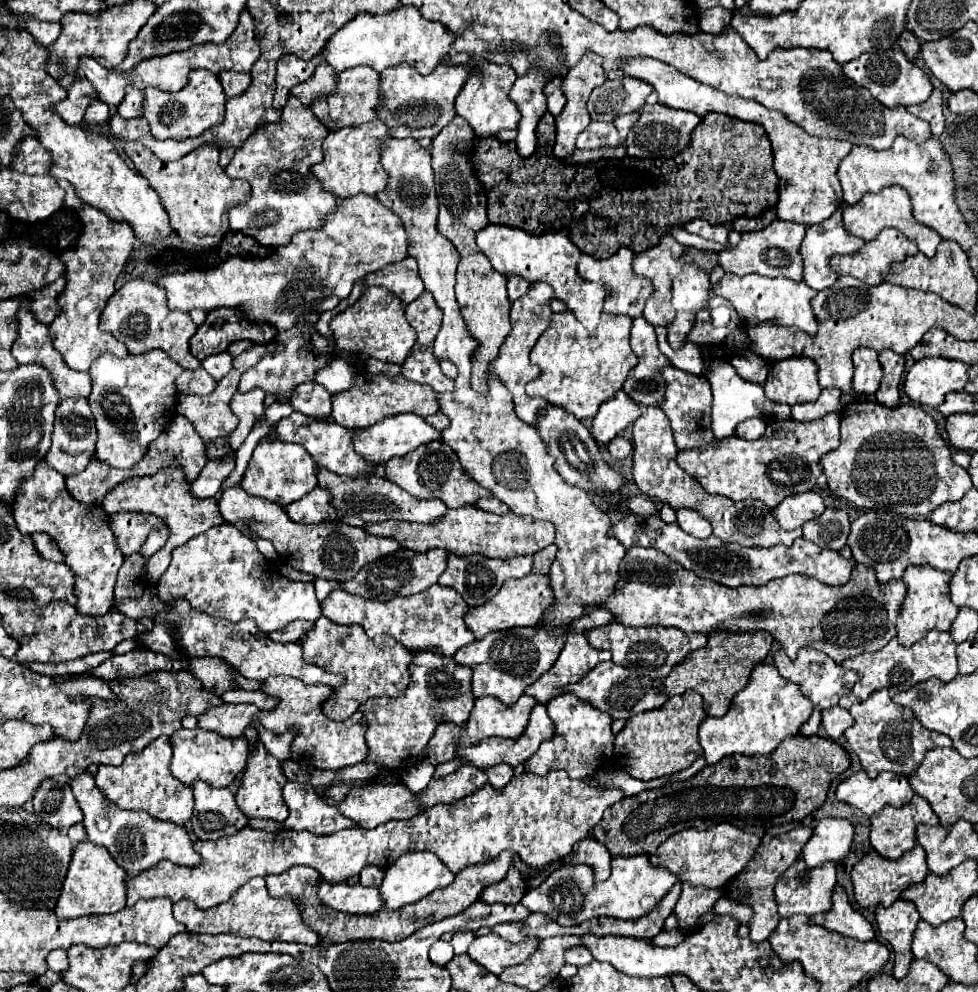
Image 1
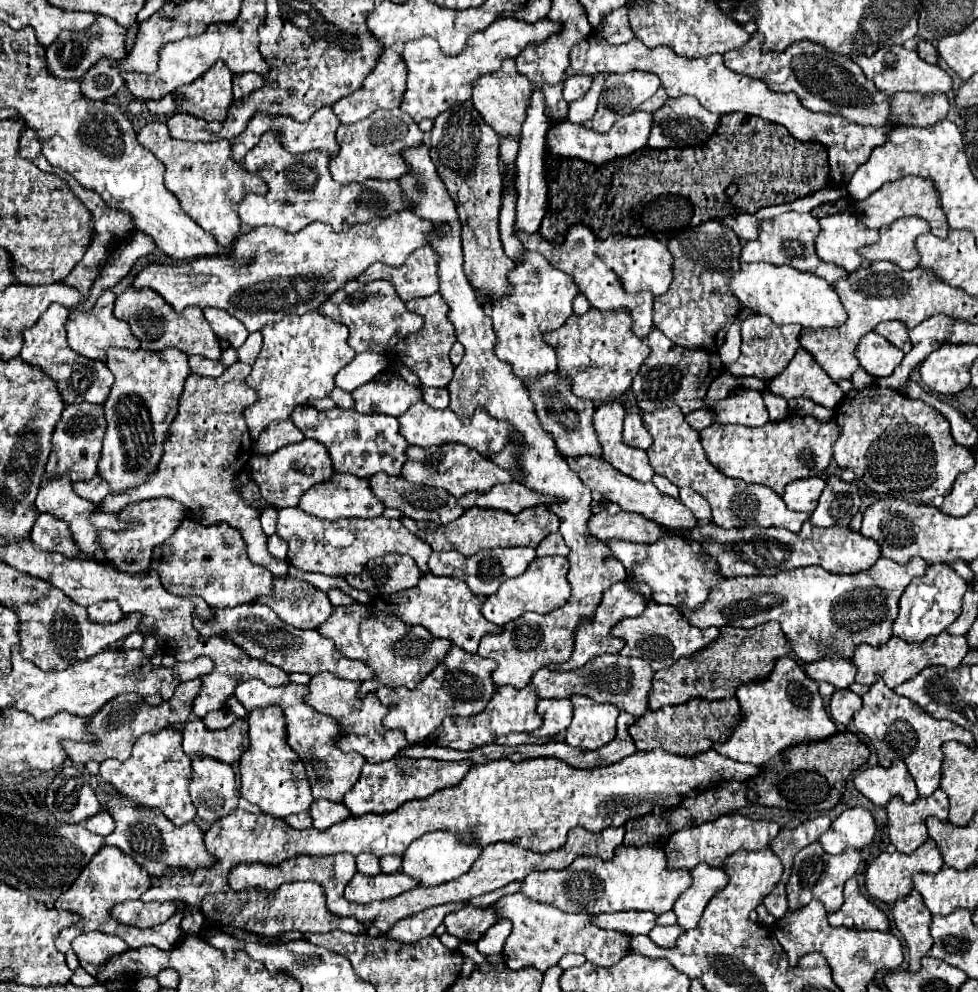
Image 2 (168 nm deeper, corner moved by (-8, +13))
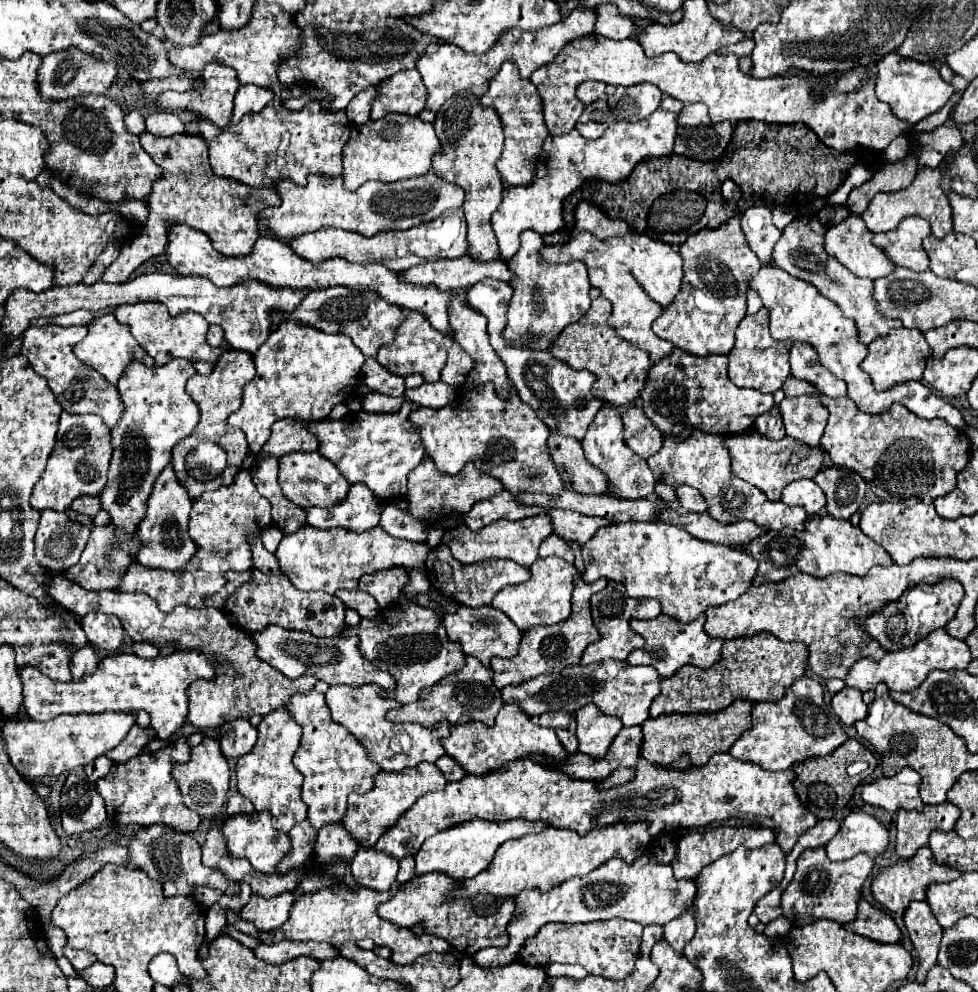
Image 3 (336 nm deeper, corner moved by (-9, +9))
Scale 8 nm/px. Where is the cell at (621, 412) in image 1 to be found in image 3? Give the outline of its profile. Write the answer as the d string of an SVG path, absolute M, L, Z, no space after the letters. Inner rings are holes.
M602 406L596 414L596 418L592 420L584 440L582 440L582 448L584 454L588 458L588 462L592 462L592 466L596 466L598 470L602 470L606 474L606 482L608 482L608 494L620 500L638 500L638 498L656 498L654 494L654 476L648 470L646 460L638 458L624 442L622 438L622 418L620 412L614 406Z

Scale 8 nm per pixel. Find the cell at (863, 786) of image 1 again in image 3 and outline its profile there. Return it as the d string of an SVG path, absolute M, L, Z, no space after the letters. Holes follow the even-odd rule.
M902 768L892 778L878 778L870 784L862 786L862 798L864 802L872 806L880 806L888 812L898 810L922 810L924 802L918 796L920 788L920 776L916 770Z

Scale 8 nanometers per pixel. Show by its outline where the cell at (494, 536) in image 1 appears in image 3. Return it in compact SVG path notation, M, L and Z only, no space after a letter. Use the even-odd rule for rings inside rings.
M546 514L540 516L532 516L532 518L522 518L518 522L510 522L510 520L498 520L492 522L490 526L482 528L478 534L470 532L462 522L458 526L452 526L450 530L444 532L442 544L450 544L452 556L462 562L462 564L472 564L472 562L480 562L480 560L490 560L490 558L508 558L518 562L524 568L530 568L534 564L534 560L538 558L538 546L540 542L550 536L552 532L552 520Z

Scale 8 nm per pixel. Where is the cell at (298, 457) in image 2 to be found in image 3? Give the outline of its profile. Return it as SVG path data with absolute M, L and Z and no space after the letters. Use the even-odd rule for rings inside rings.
M292 452L280 458L280 474L278 474L282 492L288 500L298 504L300 508L330 508L342 502L350 490L350 482L340 474L340 470L326 460L320 452Z

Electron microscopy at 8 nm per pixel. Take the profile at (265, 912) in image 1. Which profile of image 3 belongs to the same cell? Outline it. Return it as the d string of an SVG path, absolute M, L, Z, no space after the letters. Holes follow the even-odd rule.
M336 884L330 888L322 888L316 894L304 896L300 890L296 890L296 902L290 910L290 918L284 926L280 926L274 932L258 932L254 928L252 922L244 922L238 918L236 912L228 912L228 924L234 926L236 930L244 932L244 934L252 934L256 938L262 938L262 942L266 944L276 944L282 940L294 940L294 942L326 942L332 946L340 946L342 942L348 940L360 940L360 938L372 938L376 946L384 946L392 952L390 960L394 960L394 964L408 964L414 962L418 956L424 956L428 952L448 952L450 946L446 940L432 936L432 934L422 934L416 936L410 928L398 928L392 926L390 922L382 920L378 916L378 906L386 900L390 900L394 896L394 890L398 890L396 886L388 892L374 892L370 888L364 886L356 886L350 888L346 884Z

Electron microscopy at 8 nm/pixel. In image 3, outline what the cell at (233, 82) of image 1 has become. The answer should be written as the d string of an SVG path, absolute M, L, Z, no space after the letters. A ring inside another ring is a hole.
M254 84L240 86L240 90L236 94L232 124L238 122L244 114L252 114L252 112L262 110L270 100L274 100L274 94L270 94L270 90L266 90L266 88L260 88L260 86L254 86Z

